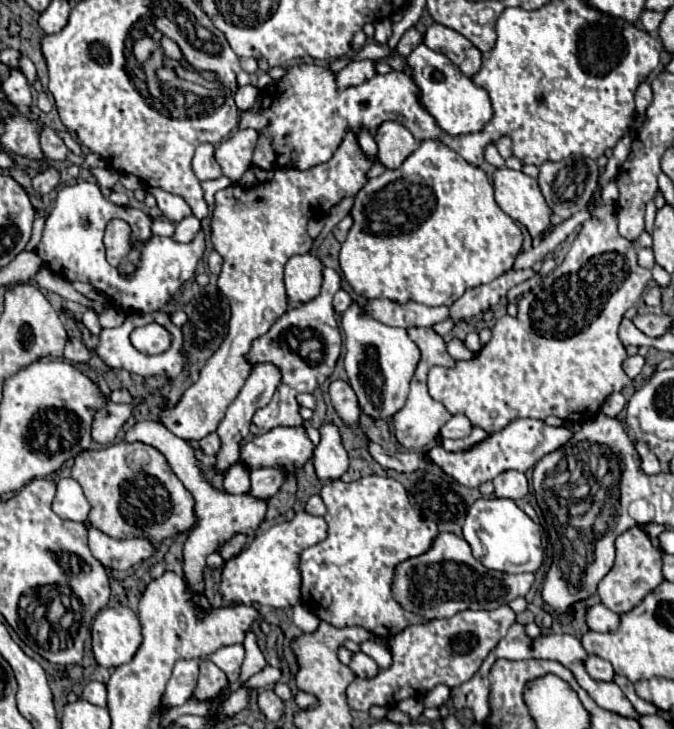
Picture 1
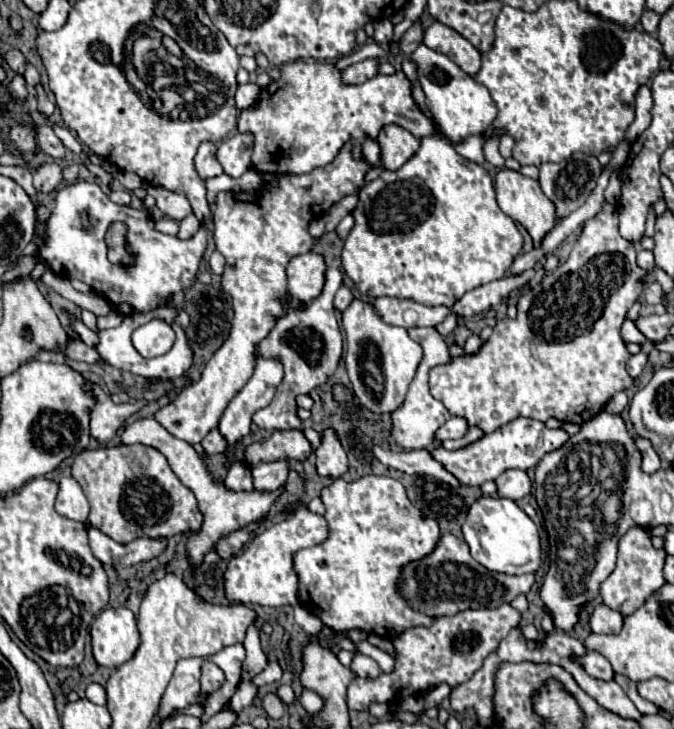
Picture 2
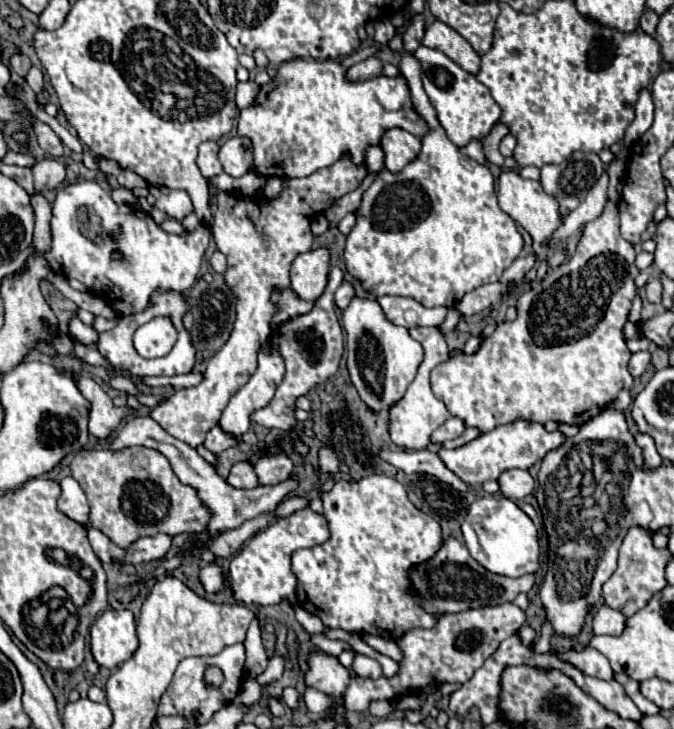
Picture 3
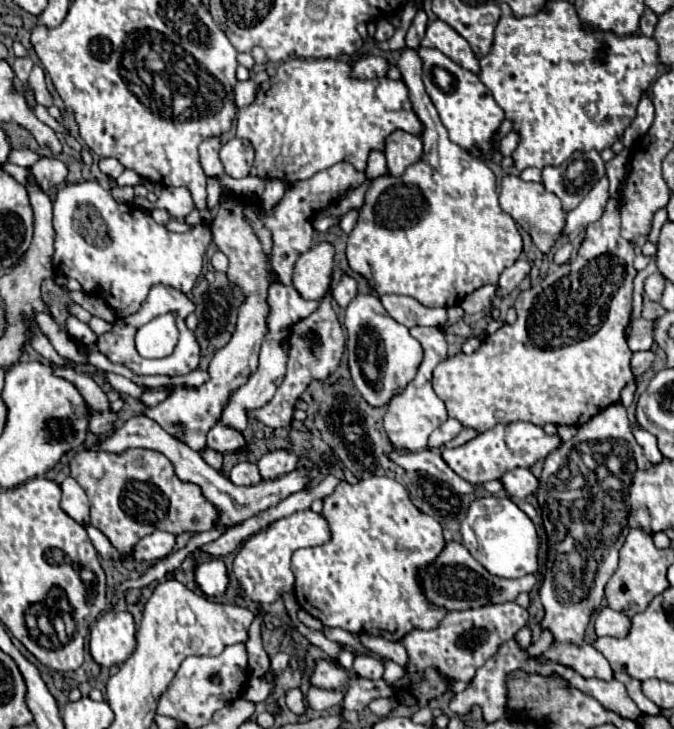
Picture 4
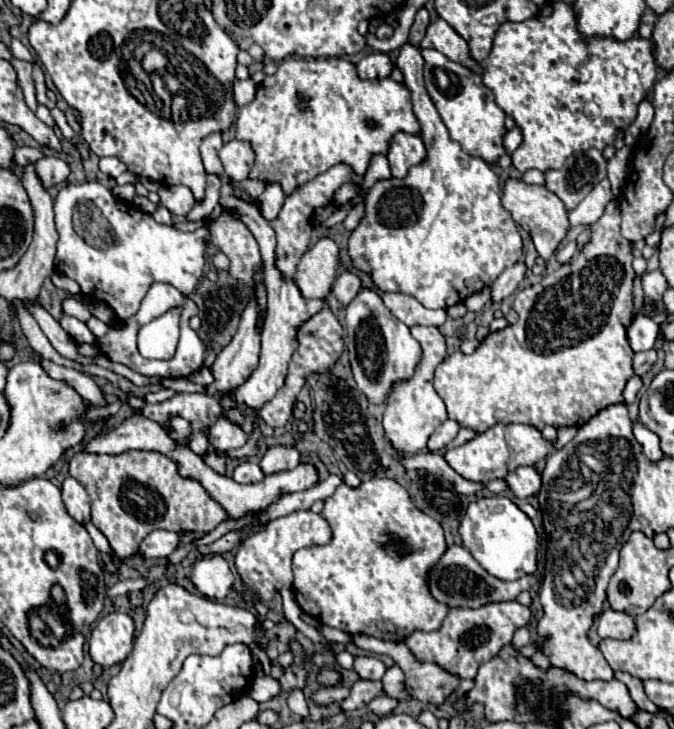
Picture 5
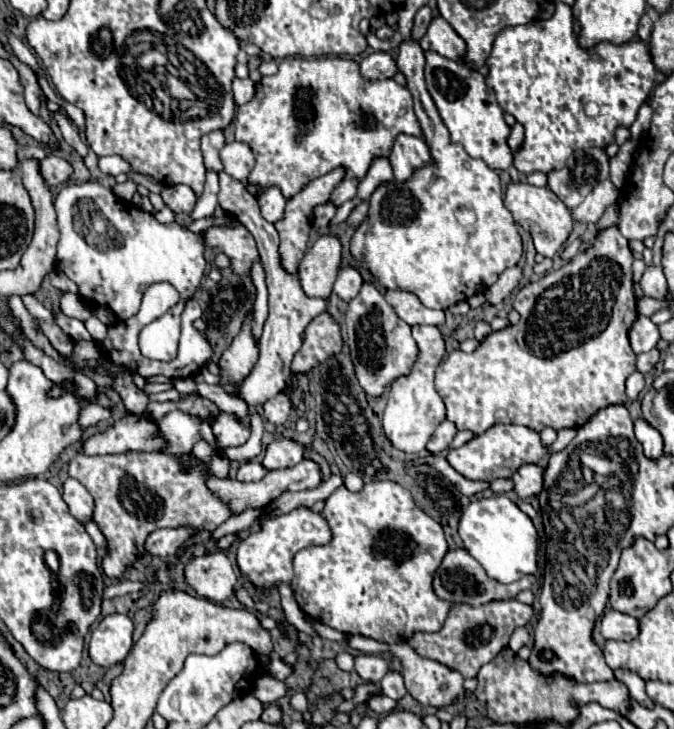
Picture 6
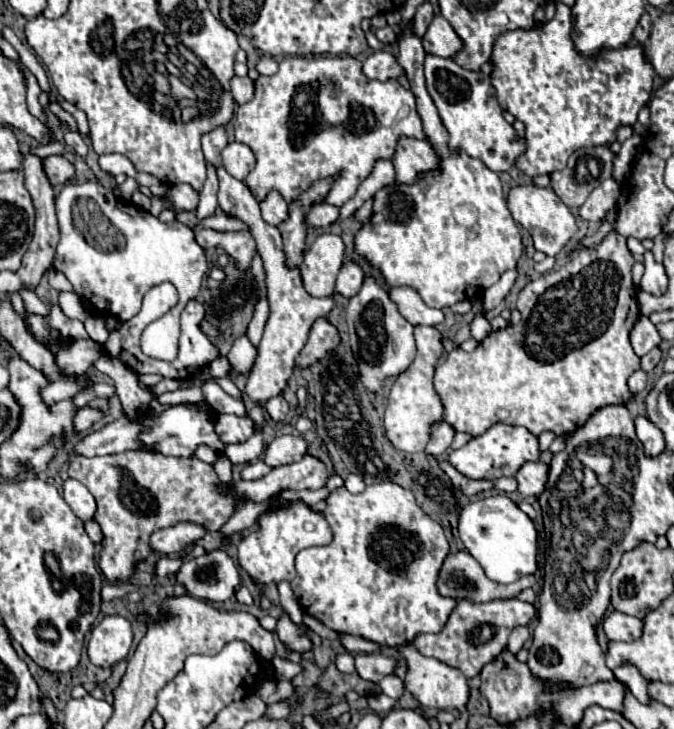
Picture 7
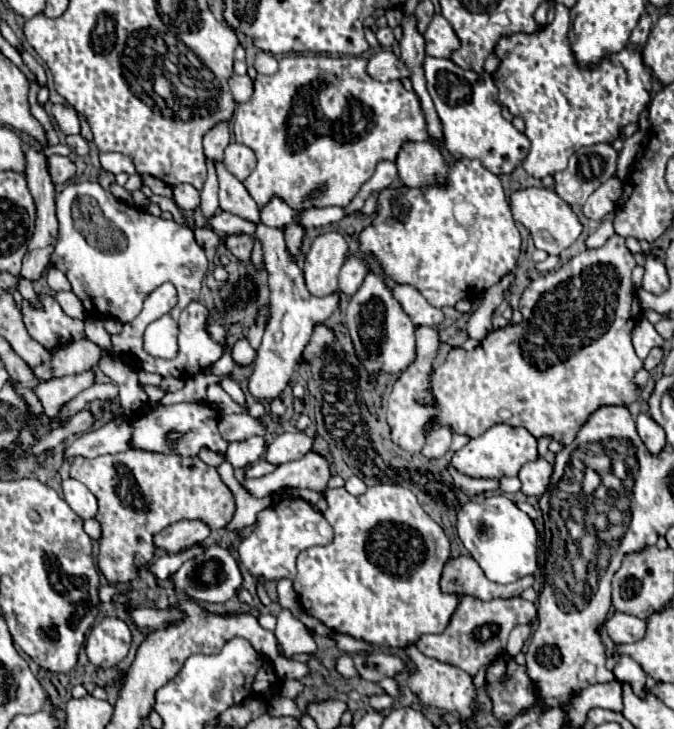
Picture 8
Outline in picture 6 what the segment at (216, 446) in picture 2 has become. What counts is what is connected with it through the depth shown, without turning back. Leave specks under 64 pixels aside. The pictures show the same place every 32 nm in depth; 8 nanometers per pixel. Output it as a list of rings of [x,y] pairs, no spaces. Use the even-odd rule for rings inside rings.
[[[218,414],[212,426],[222,450],[228,446],[240,446],[250,436],[250,428],[246,426],[246,422],[234,418],[232,414]]]

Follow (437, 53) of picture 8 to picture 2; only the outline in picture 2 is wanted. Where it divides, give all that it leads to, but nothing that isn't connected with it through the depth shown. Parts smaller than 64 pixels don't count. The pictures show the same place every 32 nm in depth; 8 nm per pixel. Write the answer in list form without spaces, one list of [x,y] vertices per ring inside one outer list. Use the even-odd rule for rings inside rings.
[[[434,22],[424,32],[424,44],[432,50],[446,54],[470,76],[474,76],[480,70],[480,52],[474,50],[474,46],[466,38],[462,38],[456,30],[448,28],[442,22]]]

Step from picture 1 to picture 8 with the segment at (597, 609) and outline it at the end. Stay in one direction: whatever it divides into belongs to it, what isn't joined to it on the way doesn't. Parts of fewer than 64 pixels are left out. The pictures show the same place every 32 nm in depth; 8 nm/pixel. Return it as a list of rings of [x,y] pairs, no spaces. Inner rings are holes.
[[[614,612],[606,620],[606,630],[616,644],[634,644],[646,636],[646,620],[624,612]]]

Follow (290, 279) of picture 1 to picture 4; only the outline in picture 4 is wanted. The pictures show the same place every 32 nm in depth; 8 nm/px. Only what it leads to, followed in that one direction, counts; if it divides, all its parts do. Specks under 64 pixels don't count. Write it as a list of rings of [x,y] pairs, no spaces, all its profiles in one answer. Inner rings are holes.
[[[318,242],[314,248],[304,252],[296,266],[292,284],[306,300],[322,300],[332,284],[336,248],[330,242]]]

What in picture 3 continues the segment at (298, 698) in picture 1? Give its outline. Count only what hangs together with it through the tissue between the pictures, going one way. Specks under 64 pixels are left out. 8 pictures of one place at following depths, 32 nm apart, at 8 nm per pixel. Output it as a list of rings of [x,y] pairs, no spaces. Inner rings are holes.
[[[307,688],[302,695],[302,700],[304,700],[304,704],[308,711],[321,713],[330,707],[333,698],[314,688]]]

